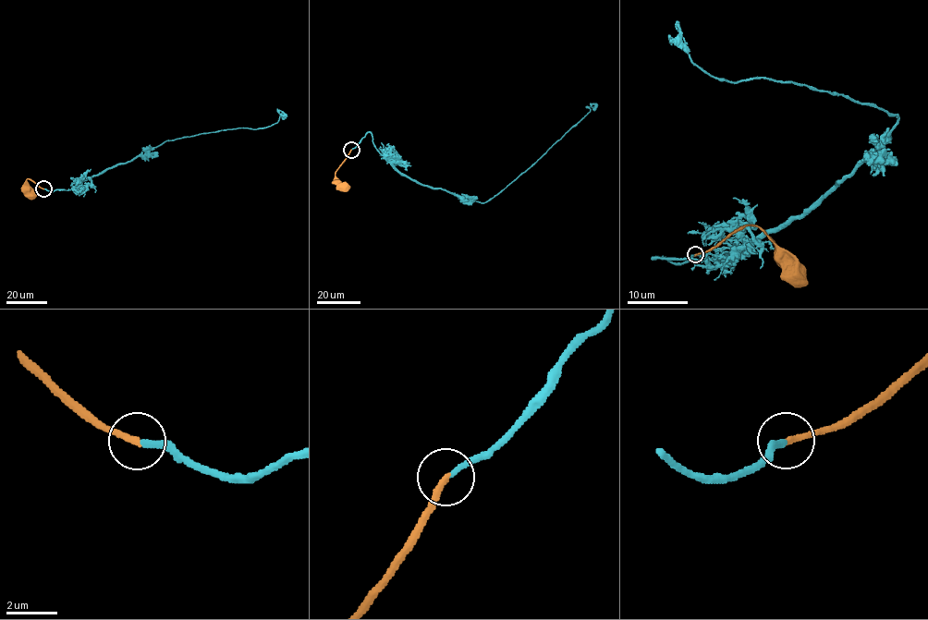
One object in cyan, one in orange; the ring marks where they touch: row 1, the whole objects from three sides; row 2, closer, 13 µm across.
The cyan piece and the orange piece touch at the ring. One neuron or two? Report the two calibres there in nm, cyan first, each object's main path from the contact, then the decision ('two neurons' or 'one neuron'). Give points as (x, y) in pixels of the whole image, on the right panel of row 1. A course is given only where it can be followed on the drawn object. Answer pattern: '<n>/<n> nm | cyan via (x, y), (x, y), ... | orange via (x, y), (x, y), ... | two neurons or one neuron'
240/240 nm | cyan via (695, 255), (653, 257), (730, 258), (872, 159), (898, 118), (806, 85), (715, 79), (678, 26), (668, 35) | orange via (695, 255), (714, 247), (743, 225), (755, 225), (777, 249), (778, 262), (791, 275) | one neuron

